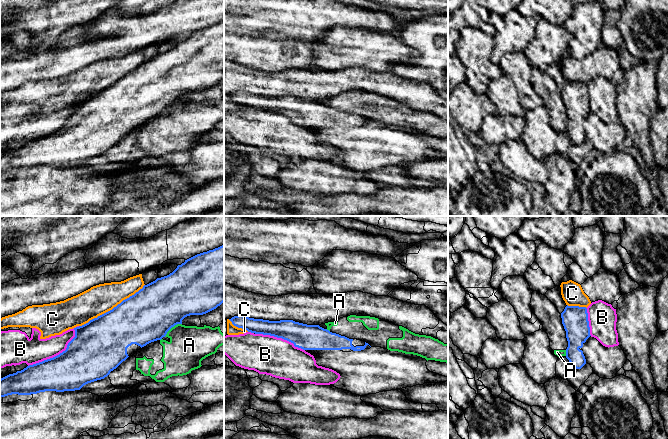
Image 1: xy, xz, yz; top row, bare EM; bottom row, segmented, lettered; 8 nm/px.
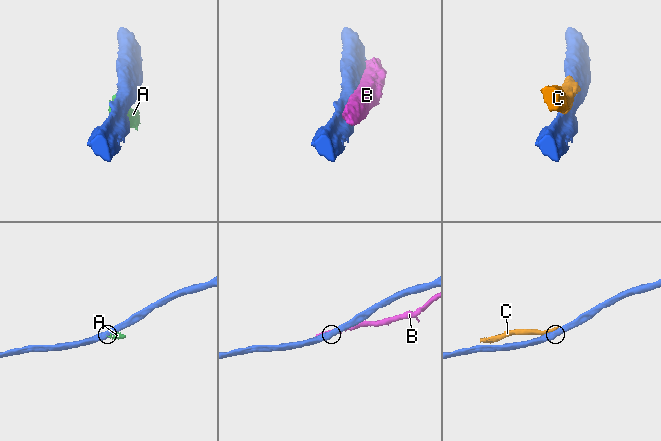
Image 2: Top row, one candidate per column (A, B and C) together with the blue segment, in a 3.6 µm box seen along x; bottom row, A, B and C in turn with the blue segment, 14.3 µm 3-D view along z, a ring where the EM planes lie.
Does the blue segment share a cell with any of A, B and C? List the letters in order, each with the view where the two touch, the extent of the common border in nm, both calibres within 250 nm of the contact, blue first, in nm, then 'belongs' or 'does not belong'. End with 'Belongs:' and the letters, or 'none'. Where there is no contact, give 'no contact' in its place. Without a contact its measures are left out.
A: meets blue in xy; contact 180 nm long; 420 nm thick on the blue side, 320 nm on the other; does not belong
B: meets blue in xy; contact 550 nm long; 400 nm thick on the blue side, 200 nm on the other; does not belong
C: meets blue in xy; contact 650 nm long; 400 nm thick on the blue side, 240 nm on the other; does not belong
Belongs: none

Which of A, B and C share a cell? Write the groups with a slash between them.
A / B / C

